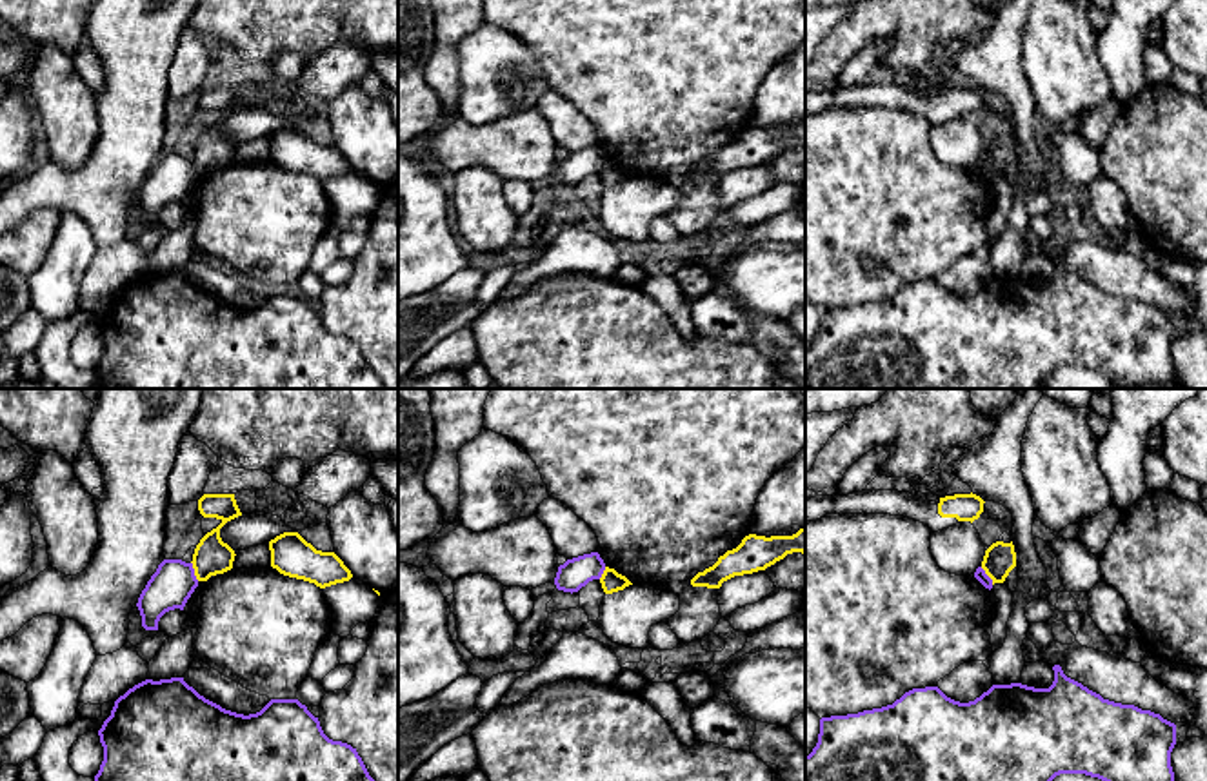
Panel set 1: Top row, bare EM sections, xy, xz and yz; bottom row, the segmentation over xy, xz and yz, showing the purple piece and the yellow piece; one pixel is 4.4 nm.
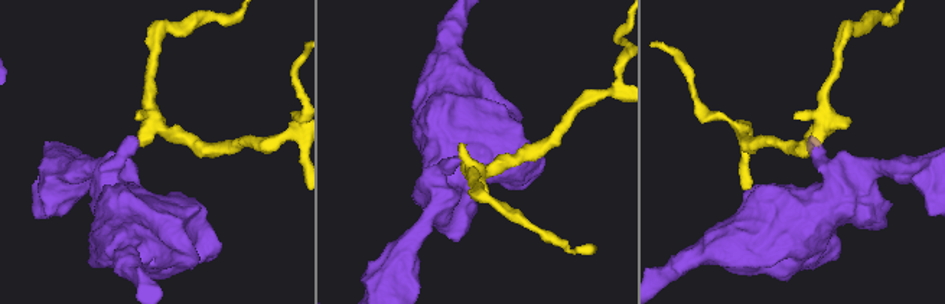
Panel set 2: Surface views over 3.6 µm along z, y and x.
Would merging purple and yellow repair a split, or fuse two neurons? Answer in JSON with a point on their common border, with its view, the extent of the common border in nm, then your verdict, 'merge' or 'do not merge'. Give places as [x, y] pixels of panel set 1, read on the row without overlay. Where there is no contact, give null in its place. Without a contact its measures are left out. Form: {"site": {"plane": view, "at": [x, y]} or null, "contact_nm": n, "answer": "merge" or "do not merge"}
{"site": {"plane": "xy", "at": [193, 164]}, "contact_nm": 90, "answer": "do not merge"}

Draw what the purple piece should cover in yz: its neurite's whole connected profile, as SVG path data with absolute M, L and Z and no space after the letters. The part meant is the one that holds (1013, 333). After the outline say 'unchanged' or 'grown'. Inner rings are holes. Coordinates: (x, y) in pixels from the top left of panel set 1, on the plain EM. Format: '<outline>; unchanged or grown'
M1052 260L1049 282L1022 276L993 278L969 296L947 291L938 280L913 282L893 298L820 312L818 336L805 349L805 389L1043 389L1060 367L1085 367L1118 385L1172 383L1171 345L1176 318L1160 307L1103 292Z; unchanged

